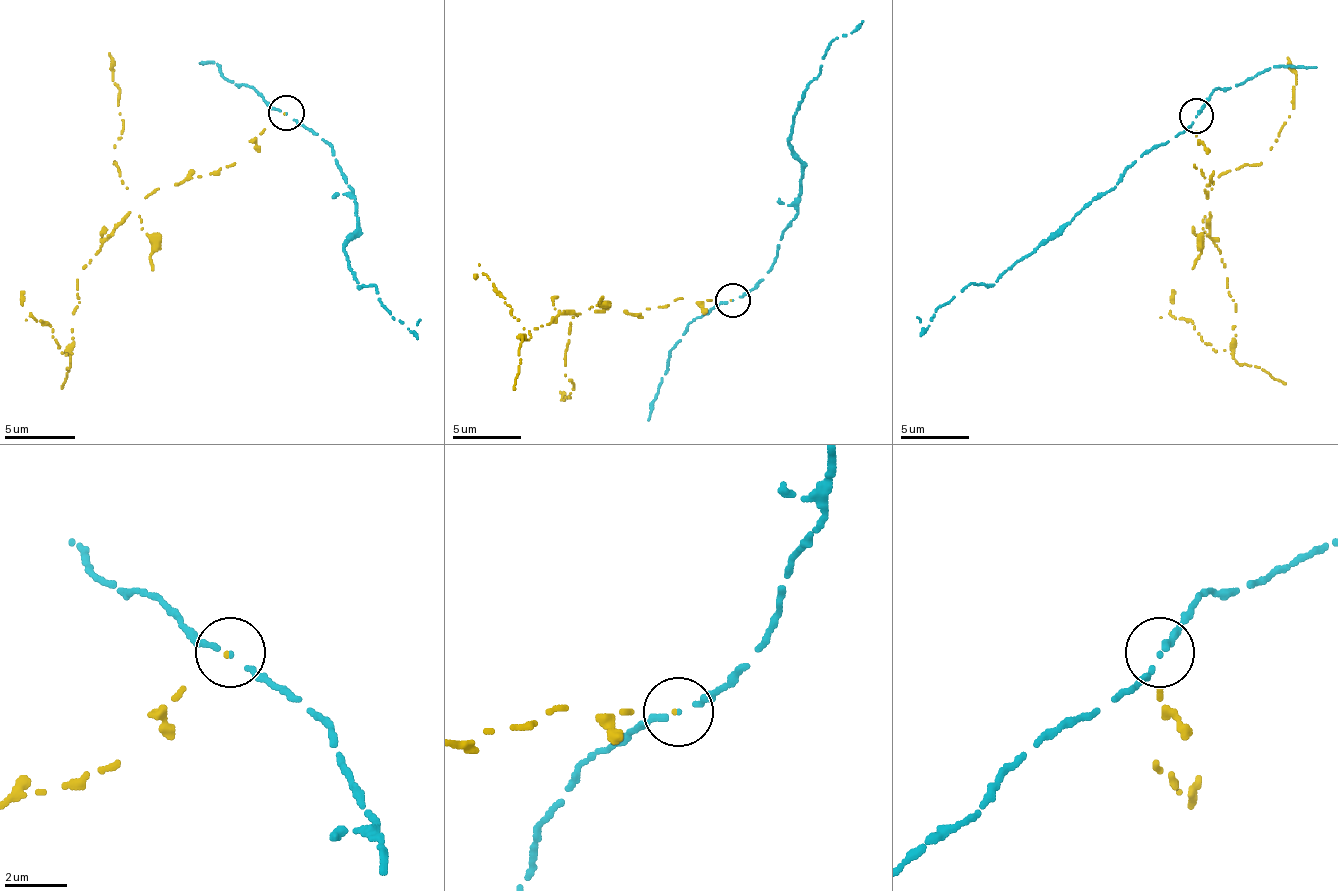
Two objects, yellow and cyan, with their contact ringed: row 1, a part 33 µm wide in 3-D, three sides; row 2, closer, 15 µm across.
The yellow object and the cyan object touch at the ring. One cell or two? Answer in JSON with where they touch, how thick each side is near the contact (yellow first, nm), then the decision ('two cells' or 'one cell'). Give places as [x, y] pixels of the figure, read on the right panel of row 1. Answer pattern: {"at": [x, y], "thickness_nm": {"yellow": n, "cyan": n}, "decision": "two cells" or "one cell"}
{"at": [1196, 115], "thickness_nm": {"yellow": 70, "cyan": 140}, "decision": "two cells"}

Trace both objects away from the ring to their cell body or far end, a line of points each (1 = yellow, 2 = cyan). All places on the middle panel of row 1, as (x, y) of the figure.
1: (730, 301), (681, 297), (640, 314), (588, 308), (530, 332), (530, 339), (485, 273), (475, 273), (478, 277)
2: (733, 301), (764, 280), (795, 214), (802, 166), (788, 142), (792, 114), (819, 73), (826, 49), (864, 21)

